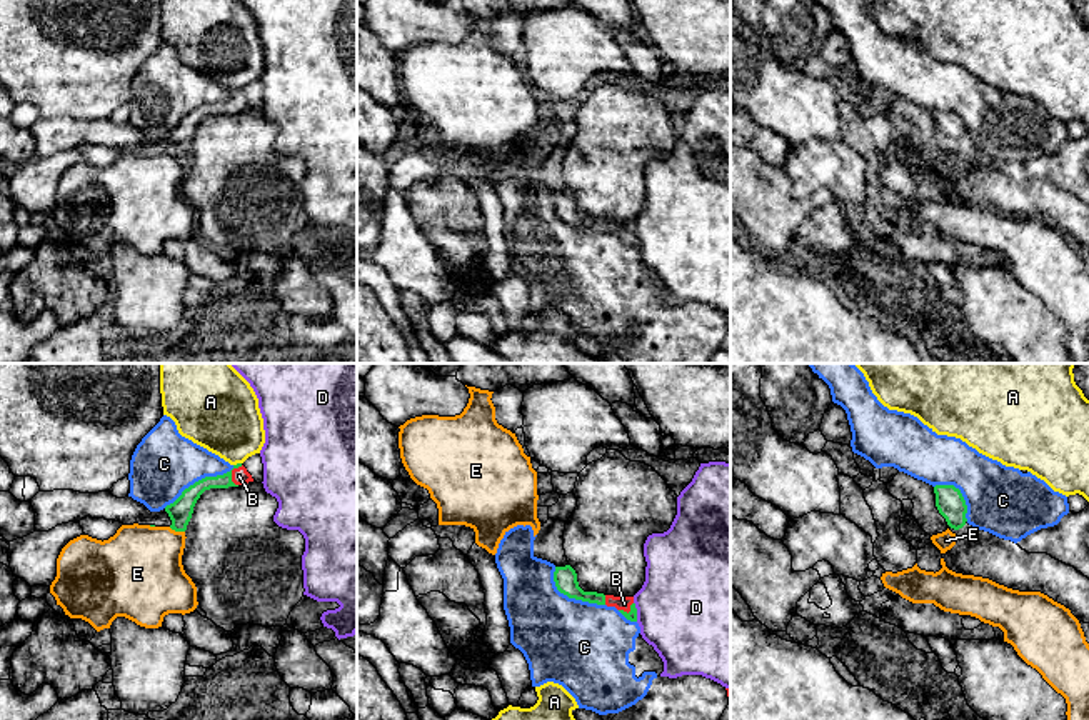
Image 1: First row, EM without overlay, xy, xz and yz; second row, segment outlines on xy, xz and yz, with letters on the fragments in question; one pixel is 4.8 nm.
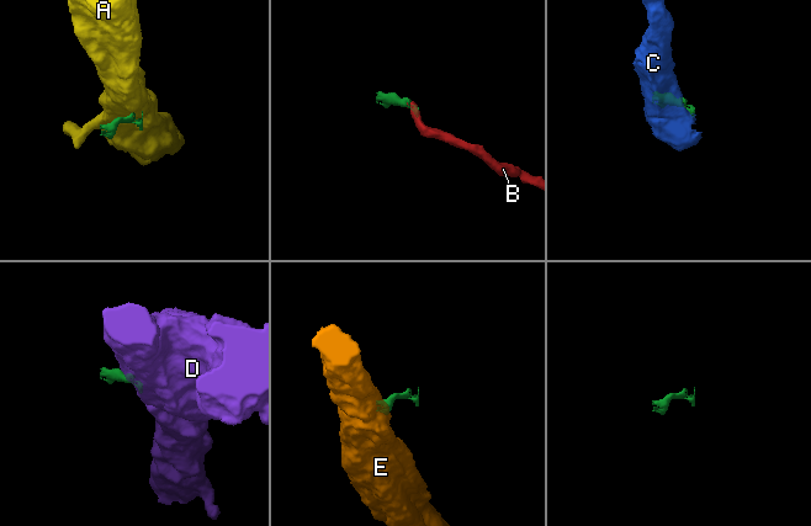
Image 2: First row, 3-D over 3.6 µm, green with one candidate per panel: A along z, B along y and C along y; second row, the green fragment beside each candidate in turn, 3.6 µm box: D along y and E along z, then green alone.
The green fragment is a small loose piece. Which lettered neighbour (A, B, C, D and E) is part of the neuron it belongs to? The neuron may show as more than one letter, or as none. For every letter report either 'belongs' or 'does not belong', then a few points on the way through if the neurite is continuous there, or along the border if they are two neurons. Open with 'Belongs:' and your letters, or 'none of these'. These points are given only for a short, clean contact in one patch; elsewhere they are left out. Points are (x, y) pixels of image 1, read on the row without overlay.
Belongs: B
A: does not belong; border along xy (240, 89), (234, 92)
B: belongs; runs through xy (189, 124), (230, 100), (239, 102)
C: does not belong
D: does not belong; border along xz (634, 229), (637, 247)
E: does not belong; border along xy (169, 154), (184, 159)

